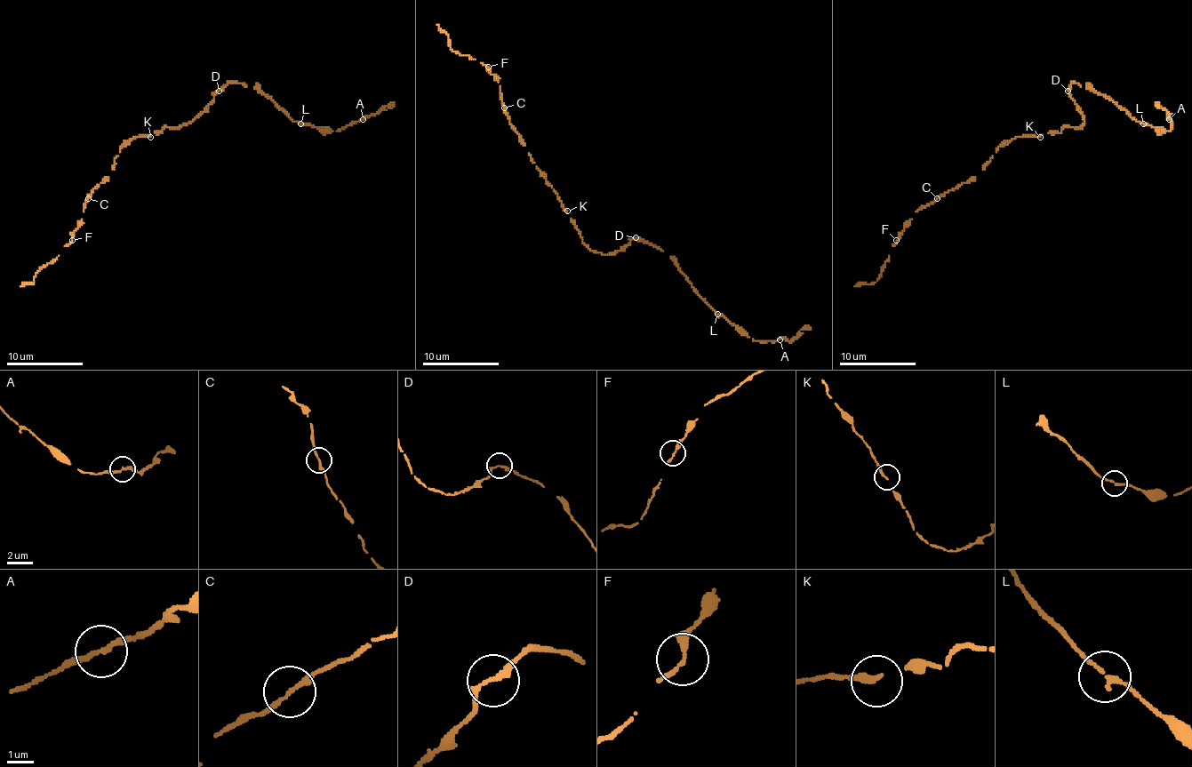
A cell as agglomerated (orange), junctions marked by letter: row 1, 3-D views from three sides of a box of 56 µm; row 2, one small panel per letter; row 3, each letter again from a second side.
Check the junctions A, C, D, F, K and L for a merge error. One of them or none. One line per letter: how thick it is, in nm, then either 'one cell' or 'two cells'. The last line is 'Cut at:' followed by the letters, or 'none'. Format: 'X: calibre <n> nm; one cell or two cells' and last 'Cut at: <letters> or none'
A: calibre 190 nm; one cell
C: calibre 180 nm; one cell
D: calibre 200 nm; one cell
F: calibre 190 nm; one cell
K: calibre 170 nm; one cell
L: calibre 160 nm; one cell
Cut at: none

